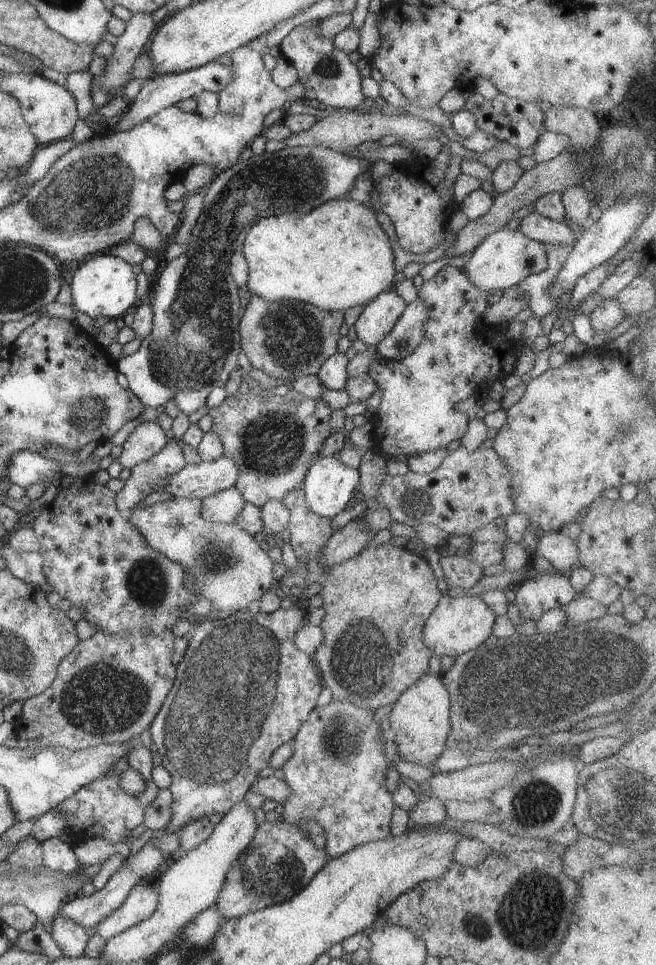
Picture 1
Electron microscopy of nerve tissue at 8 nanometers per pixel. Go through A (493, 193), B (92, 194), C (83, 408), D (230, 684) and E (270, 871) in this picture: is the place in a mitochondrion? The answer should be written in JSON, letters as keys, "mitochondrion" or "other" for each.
{"A":"other","B":"mitochondrion","C":"mitochondrion","D":"mitochondrion","E":"mitochondrion"}

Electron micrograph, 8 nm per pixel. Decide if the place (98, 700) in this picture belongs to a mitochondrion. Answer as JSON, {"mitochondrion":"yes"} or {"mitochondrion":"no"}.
{"mitochondrion":"yes"}

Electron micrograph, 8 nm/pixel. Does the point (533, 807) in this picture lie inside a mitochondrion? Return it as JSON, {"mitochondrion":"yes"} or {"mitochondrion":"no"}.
{"mitochondrion":"yes"}

